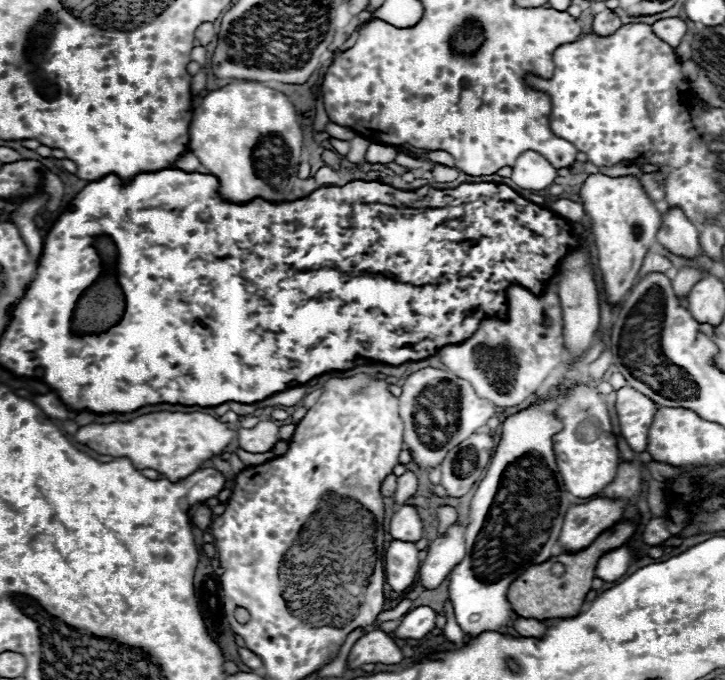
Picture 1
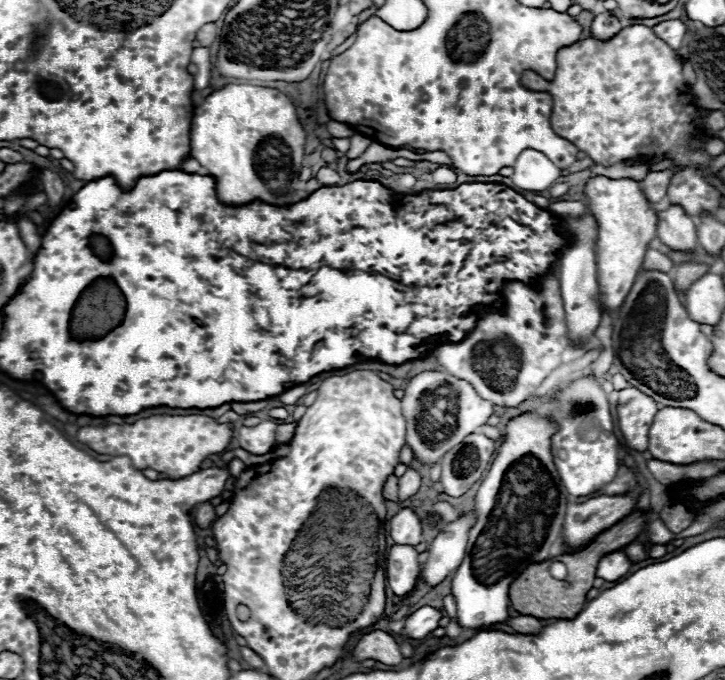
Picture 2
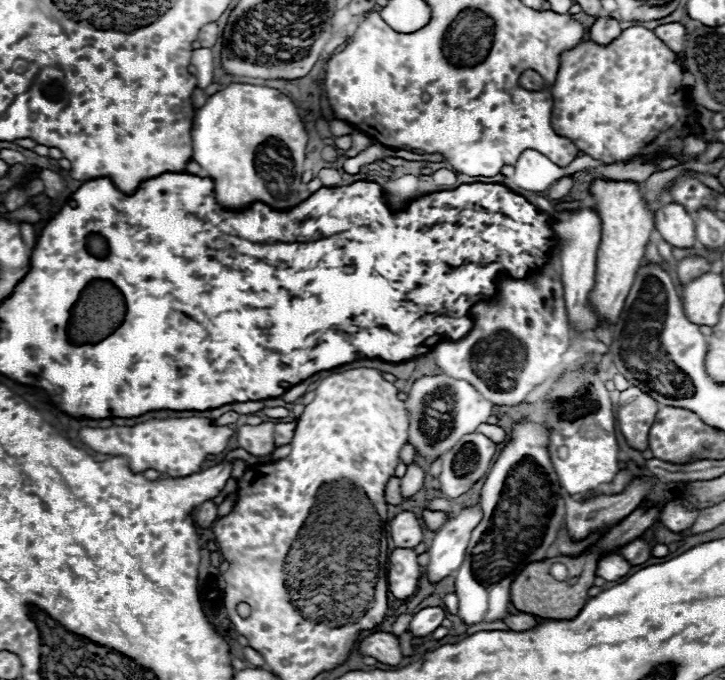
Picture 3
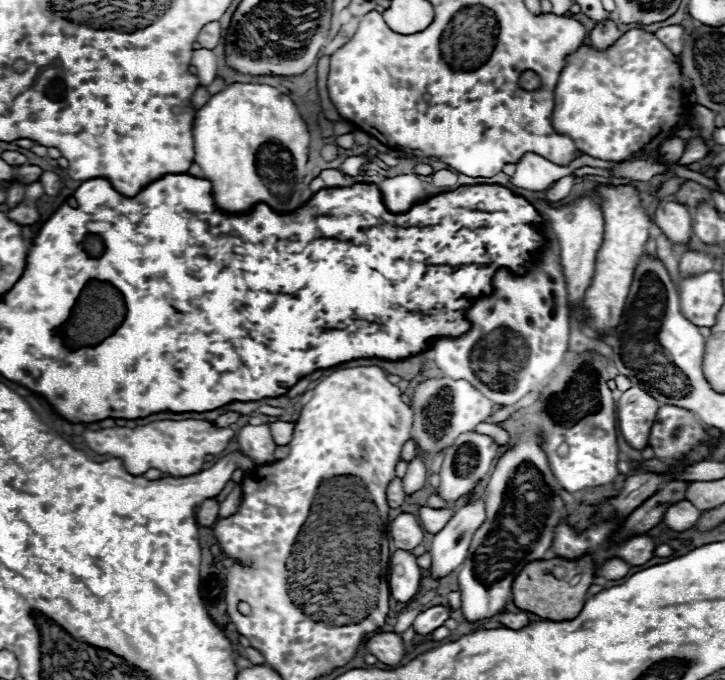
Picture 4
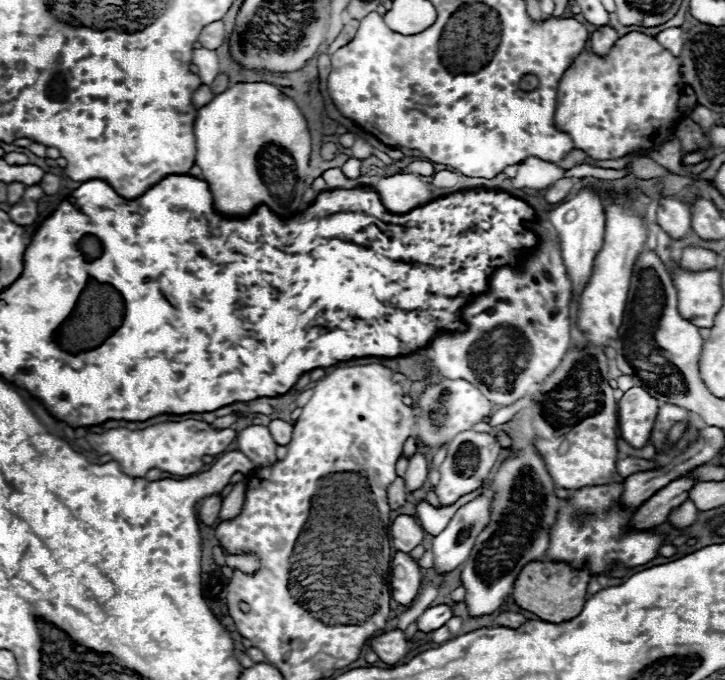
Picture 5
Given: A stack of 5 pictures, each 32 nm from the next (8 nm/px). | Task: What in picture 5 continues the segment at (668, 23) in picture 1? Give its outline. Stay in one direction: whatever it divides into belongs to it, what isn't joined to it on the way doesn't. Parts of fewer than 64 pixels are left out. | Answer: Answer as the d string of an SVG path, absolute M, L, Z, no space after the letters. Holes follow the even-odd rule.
M666 28L656 38L666 50L670 50L670 54L680 56L680 52L682 52L682 28Z

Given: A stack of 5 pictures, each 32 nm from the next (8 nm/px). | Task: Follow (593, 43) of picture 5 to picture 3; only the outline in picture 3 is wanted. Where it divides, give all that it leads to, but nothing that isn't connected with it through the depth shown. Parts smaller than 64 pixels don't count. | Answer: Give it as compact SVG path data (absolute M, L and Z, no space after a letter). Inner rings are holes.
M602 16L594 22L594 26L590 28L590 40L600 44L600 46L606 46L610 44L614 38L618 38L620 34L620 24L614 20L614 18L608 18L608 16Z

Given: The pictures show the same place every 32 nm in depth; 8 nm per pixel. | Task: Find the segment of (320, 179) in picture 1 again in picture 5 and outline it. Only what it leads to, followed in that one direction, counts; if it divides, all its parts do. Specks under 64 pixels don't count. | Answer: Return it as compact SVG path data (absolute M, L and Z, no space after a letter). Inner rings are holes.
M340 168L326 170L326 172L322 174L322 178L326 180L326 184L328 184L328 188L330 188L330 190L349 189L349 180L353 180L344 176L344 172L342 172Z

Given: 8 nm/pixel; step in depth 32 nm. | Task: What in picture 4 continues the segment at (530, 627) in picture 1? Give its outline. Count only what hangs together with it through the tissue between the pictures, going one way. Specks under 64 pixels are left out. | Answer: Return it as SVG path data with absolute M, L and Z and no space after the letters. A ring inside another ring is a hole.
M504 612L504 614L502 614L502 616L498 616L496 620L498 620L502 626L512 628L512 630L524 628L524 626L530 622L530 618L528 618L524 612L520 612L520 614L510 614L510 612Z

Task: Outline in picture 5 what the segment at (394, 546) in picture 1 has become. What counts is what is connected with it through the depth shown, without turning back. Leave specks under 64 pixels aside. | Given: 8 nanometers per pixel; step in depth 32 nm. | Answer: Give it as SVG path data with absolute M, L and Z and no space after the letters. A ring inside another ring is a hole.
M396 552L390 568L392 568L392 578L390 578L392 598L402 606L410 606L420 590L422 582L420 566L406 552Z

